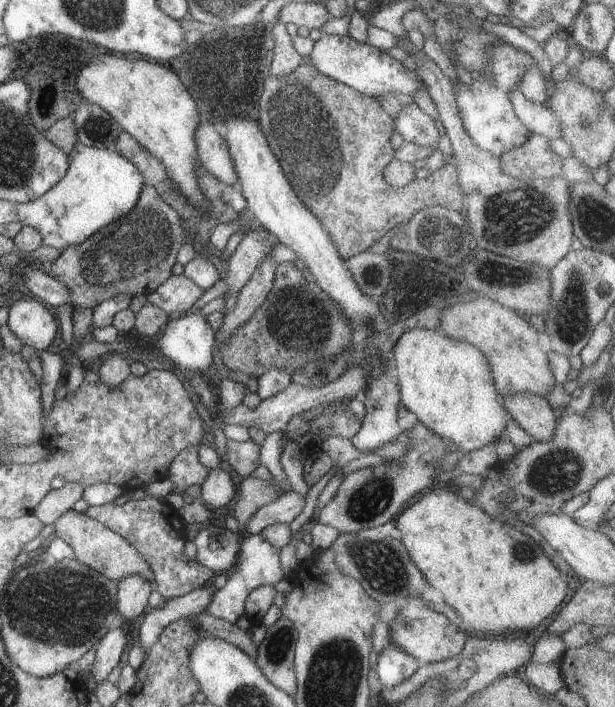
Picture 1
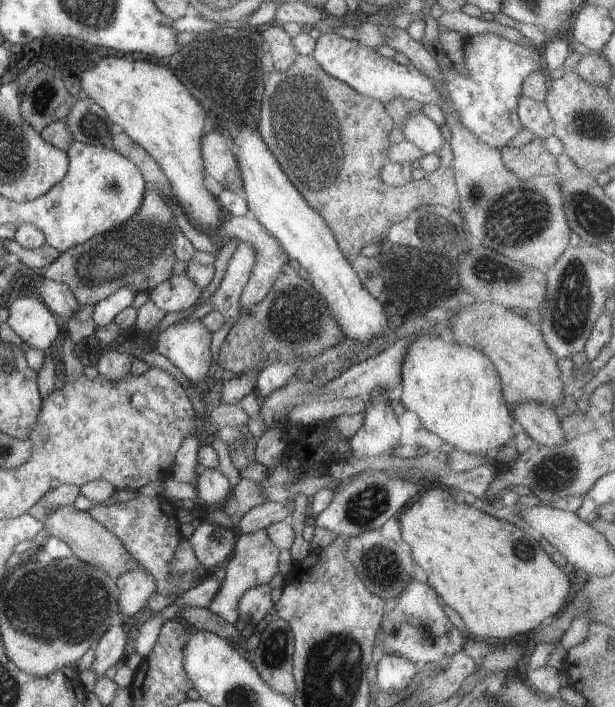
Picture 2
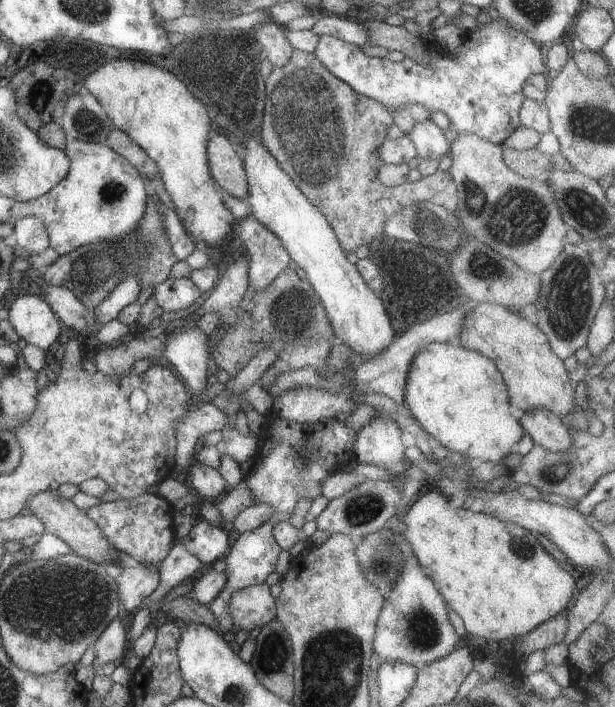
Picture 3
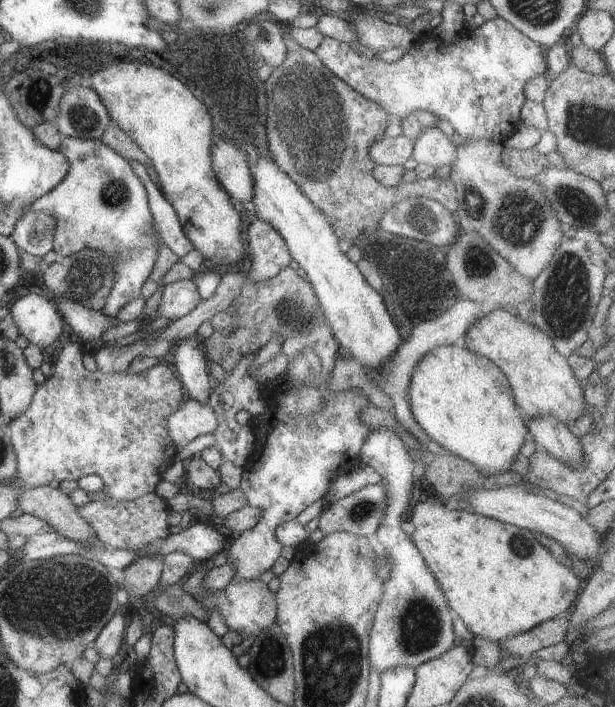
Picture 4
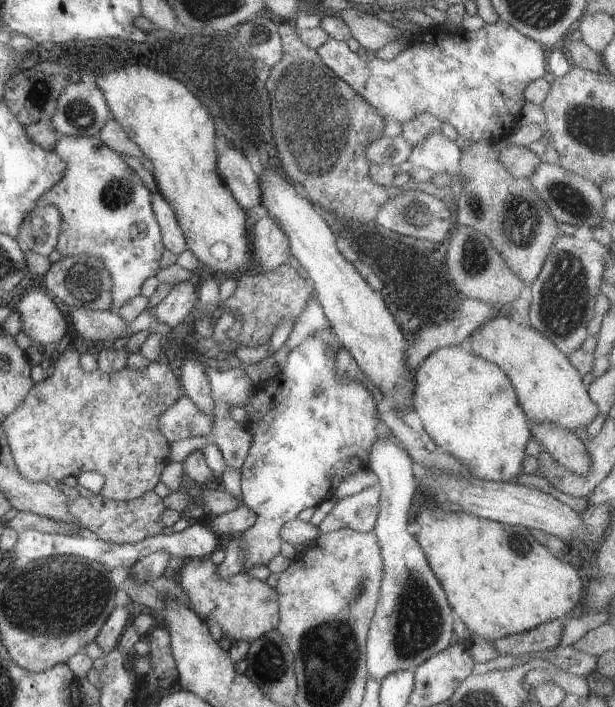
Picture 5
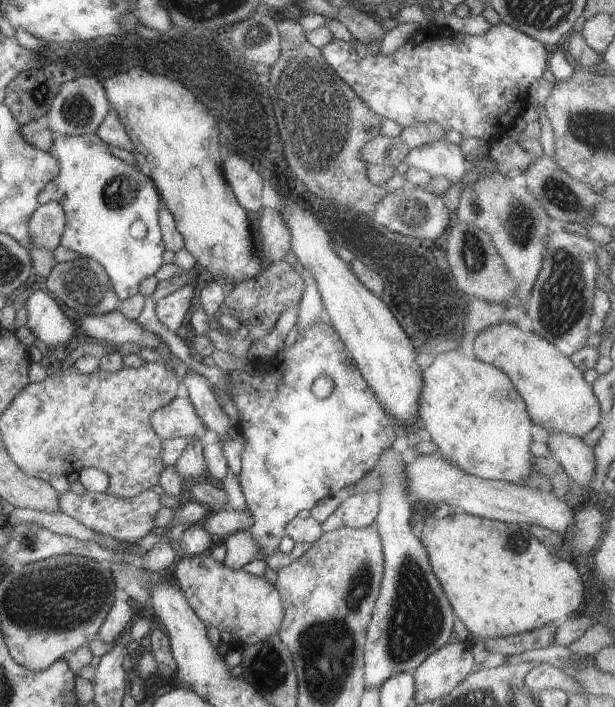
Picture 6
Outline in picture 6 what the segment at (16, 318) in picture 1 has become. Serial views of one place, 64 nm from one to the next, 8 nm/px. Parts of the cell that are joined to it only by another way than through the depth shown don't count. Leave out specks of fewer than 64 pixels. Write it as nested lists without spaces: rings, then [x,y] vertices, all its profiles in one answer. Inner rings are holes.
[[[35,291],[27,299],[24,308],[27,310],[26,326],[43,348],[68,345],[74,338],[77,326],[48,292]]]

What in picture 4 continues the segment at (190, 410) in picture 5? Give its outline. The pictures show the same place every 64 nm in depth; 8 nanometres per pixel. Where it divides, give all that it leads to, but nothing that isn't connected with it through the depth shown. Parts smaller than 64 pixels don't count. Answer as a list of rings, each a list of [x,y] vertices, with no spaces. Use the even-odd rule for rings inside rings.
[[[189,399],[166,420],[166,424],[173,443],[182,448],[200,435],[213,434],[218,428],[218,416],[210,405]]]

